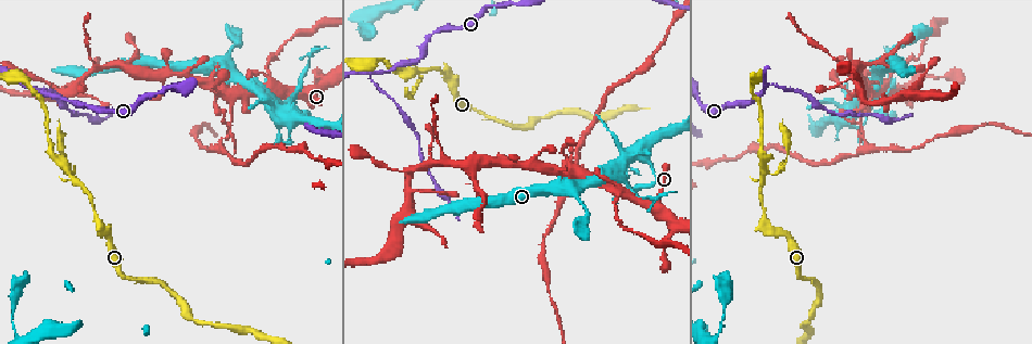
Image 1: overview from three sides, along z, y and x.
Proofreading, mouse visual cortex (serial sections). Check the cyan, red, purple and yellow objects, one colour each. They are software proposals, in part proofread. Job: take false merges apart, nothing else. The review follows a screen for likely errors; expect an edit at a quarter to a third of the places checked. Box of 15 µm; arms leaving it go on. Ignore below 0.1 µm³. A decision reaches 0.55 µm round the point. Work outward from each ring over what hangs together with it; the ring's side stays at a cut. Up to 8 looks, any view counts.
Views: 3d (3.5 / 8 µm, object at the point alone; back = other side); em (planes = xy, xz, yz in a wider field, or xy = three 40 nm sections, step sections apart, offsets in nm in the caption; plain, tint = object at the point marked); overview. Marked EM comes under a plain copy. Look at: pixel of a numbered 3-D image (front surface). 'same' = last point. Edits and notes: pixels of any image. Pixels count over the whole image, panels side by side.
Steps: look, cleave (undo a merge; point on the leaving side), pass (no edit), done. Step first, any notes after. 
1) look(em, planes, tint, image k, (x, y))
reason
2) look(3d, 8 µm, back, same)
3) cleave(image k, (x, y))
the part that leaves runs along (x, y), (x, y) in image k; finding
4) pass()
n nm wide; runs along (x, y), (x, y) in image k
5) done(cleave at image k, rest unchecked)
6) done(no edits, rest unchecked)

look(3d, 3.5 µm, image 1, (446, 70))
calibre changes

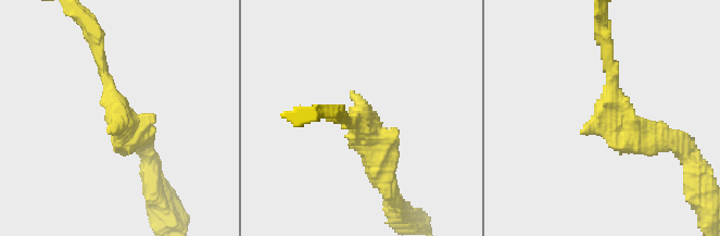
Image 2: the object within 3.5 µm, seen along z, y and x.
look(em, xy, step 3, tint, image 2, (353, 121))
shape alone is not enough

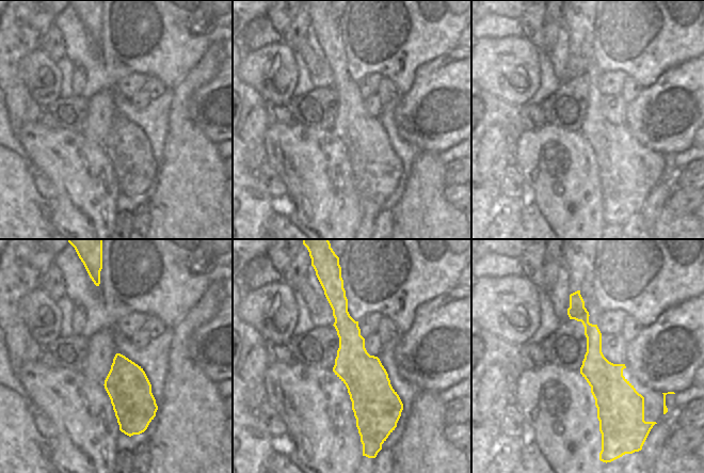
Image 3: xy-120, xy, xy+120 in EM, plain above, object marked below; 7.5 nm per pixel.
pass()
runs along (659, 137), (613, 108), (604, 34) in image 2; all the same cell

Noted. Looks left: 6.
look(3d, 8 µm, back, image 1, (373, 73))
three arms meet

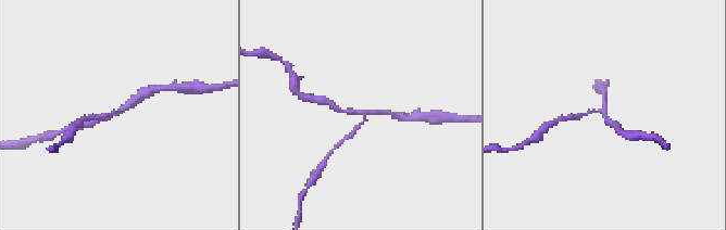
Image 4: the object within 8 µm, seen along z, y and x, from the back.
look(3d, 3.5 µm, back, image 4, (604, 113))

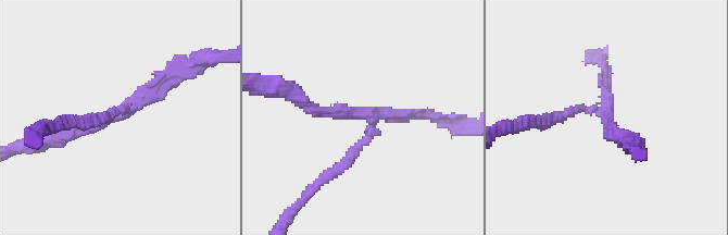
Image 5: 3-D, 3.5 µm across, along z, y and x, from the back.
cleave(image 5, (349, 156))
arms of 150, 150, 200 nm; the part that leaves runs along (372, 126), (355, 155), (302, 199) in image 5; two cells meet here

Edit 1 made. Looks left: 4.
look(overview)
see it whole again

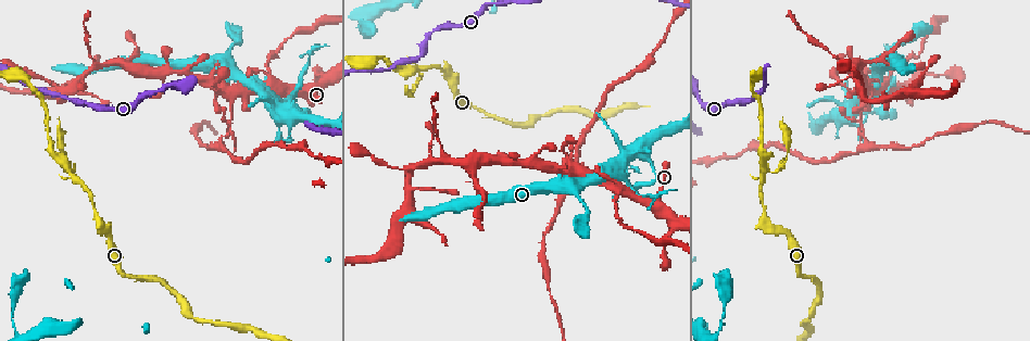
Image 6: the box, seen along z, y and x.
look(3d, 3.5 µm, back, image 6, (274, 88))
arms part here

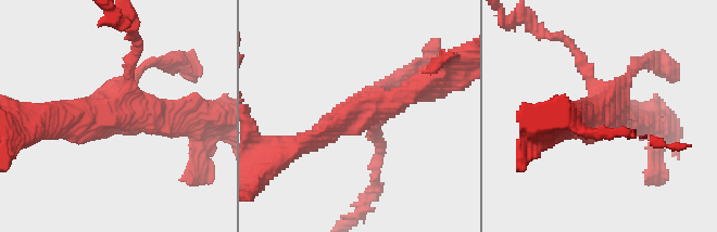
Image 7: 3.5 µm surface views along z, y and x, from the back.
look(em, xy, step 5, tint, image 7, (119, 111))
need the tissue

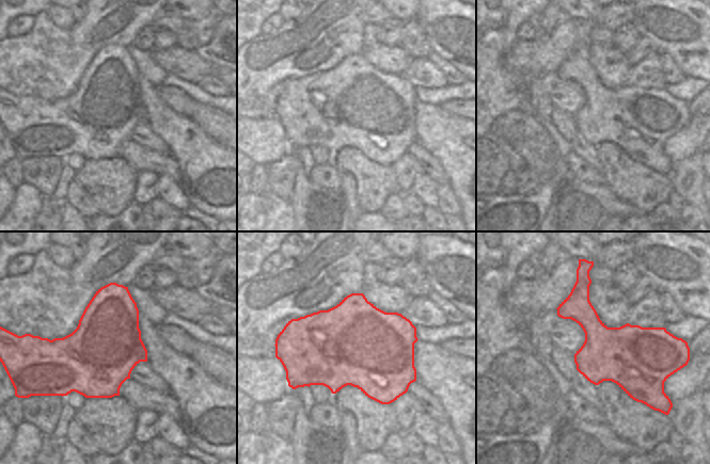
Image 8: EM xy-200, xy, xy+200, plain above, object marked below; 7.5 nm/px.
pass()
650 nm wide; runs along (299, 144), (426, 80) in image 7; continuous, no second cell

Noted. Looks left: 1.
done(cleave at image 5, rest unchecked)

